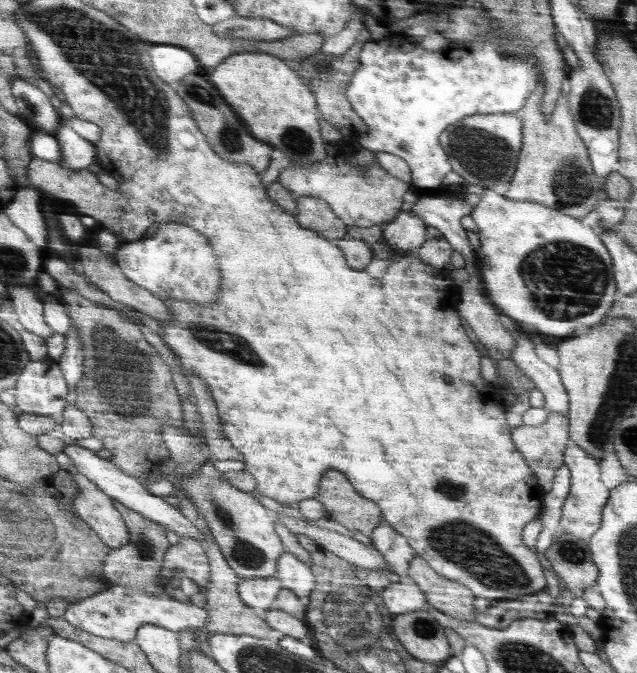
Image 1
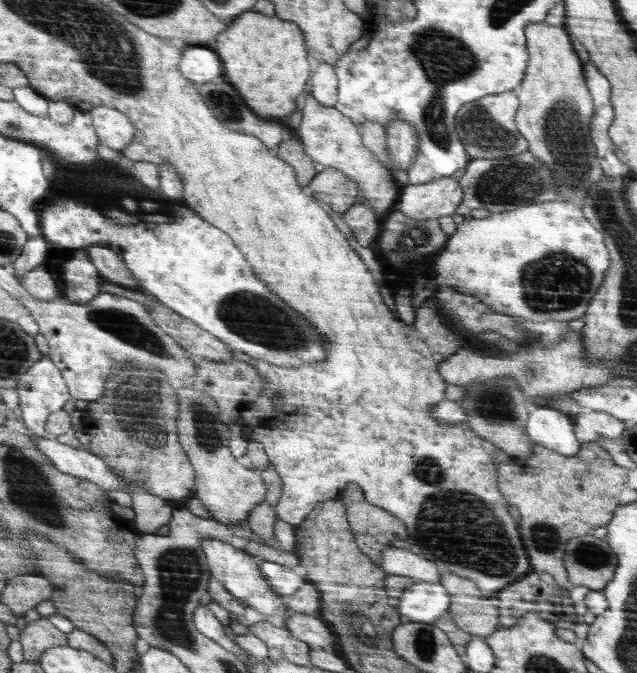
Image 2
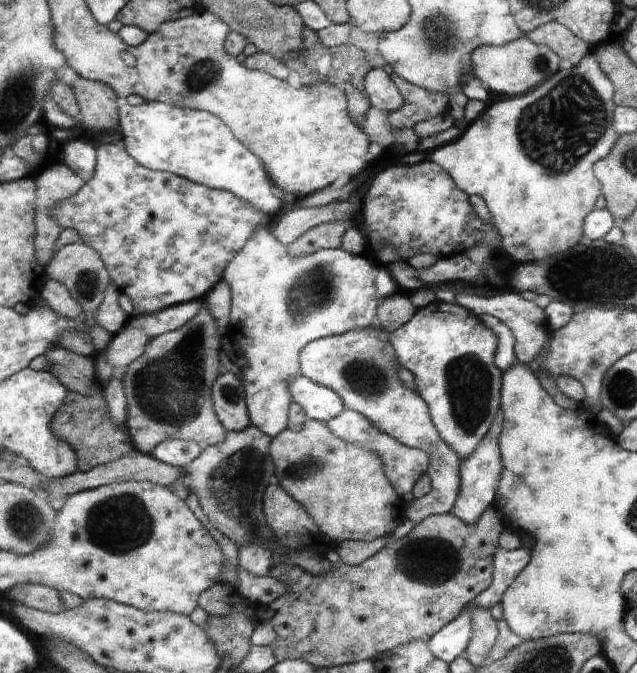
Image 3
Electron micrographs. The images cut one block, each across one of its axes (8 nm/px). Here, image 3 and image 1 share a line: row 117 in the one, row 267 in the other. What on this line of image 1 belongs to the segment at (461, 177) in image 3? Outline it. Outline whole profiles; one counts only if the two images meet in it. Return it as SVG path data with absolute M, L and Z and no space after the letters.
M482 189L480 193L470 193L470 204L472 210L469 214L477 223L480 231L478 236L481 242L481 247L475 250L476 257L478 257L478 265L480 265L480 275L482 275L482 287L486 289L486 297L490 299L490 303L498 309L499 313L510 317L518 324L522 324L528 332L540 332L540 334L550 334L550 336L559 336L567 338L571 333L576 331L579 326L598 326L606 316L609 315L610 308L614 304L614 286L616 280L616 273L613 269L613 260L610 260L610 254L606 252L606 248L602 246L602 242L596 238L596 232L590 230L590 226L584 226L582 222L572 216L566 216L565 213L558 212L557 209L552 209L548 205L536 204L530 200L528 201L514 201L509 197L497 194L493 189Z

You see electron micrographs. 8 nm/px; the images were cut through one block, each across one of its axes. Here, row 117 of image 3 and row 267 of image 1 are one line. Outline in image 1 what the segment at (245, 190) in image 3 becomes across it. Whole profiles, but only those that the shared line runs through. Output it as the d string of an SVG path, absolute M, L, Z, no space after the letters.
M166 224L154 231L152 238L122 243L114 257L122 270L137 284L149 289L154 297L171 300L190 300L206 304L214 300L214 292L220 284L220 272L216 270L216 258L204 236L182 224Z

